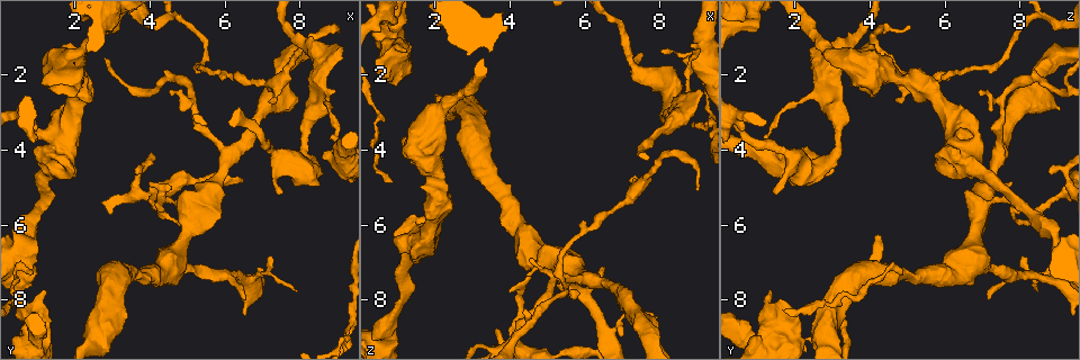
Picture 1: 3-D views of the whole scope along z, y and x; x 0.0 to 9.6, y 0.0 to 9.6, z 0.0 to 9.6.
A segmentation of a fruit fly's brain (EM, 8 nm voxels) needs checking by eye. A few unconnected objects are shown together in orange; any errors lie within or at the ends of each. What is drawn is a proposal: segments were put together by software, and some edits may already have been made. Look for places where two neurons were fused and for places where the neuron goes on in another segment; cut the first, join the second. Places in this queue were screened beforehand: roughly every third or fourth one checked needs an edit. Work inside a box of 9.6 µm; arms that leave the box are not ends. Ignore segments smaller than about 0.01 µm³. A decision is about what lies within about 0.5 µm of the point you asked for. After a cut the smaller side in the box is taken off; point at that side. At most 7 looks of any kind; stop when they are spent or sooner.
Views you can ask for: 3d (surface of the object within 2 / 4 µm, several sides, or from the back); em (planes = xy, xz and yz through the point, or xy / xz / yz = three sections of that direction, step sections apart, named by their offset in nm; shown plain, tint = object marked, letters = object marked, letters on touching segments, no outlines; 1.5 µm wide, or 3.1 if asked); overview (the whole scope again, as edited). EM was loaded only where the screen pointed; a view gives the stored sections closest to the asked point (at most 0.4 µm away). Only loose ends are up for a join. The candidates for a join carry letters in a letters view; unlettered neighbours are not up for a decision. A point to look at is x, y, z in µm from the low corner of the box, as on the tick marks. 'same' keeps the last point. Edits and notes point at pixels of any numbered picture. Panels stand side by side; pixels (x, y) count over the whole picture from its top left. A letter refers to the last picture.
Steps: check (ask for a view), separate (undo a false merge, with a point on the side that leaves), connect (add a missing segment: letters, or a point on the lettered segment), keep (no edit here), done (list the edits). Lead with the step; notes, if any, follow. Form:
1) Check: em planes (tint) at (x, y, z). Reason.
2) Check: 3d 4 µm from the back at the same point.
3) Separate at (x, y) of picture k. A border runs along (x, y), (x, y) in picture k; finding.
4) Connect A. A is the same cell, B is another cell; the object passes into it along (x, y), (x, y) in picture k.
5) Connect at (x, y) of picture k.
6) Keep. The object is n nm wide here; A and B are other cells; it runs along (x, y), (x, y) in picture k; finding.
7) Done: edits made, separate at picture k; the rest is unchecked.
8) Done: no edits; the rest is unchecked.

Check: em planes (letters) at (8.65, 2.50, 2.55). A fork.

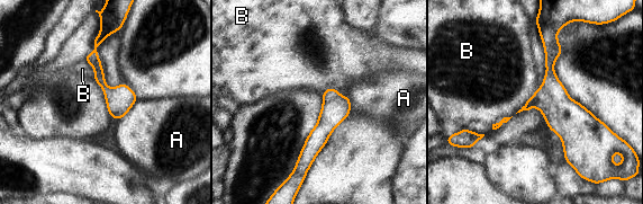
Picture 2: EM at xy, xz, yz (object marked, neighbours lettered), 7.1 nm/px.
Separate at (329, 94) of picture 2. The longest contact is with A, 220 nm; A and B are other cells; a border runs along (338, 95), (324, 103) in picture 2; two neurons meet here.

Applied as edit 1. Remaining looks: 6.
Check: overview.

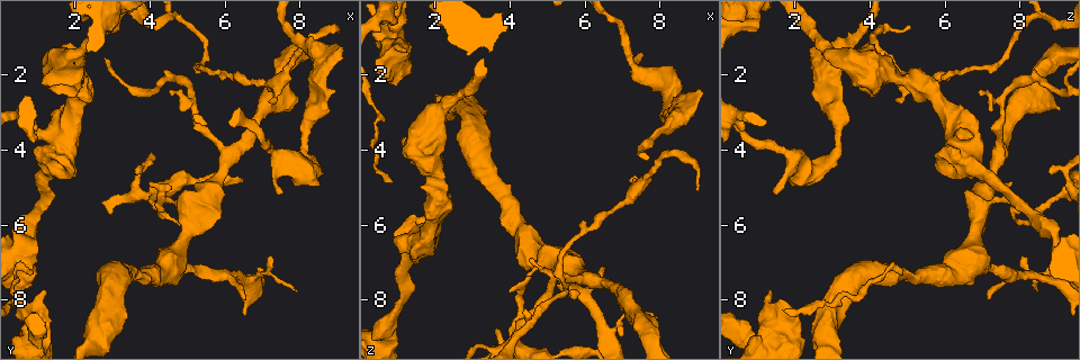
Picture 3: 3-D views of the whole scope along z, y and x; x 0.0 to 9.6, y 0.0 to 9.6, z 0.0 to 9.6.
Check: em yz step 4 (tint) at (7.50, 5.10, 1.40). An open end.

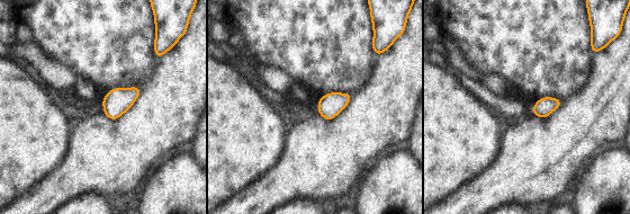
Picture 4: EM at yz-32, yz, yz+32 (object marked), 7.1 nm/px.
Check: em planes (letters) at the same point. Another direction.

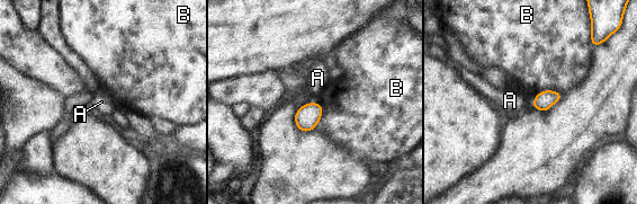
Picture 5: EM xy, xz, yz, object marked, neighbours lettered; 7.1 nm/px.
Keep. A and B are other cells; a border runs along (563, 95), (541, 90), (531, 102) in picture 5; no lettered segment goes on from it.

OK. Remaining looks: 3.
Check: 3d 4 µm at (7.35, 2.70, 4.70). Free end.

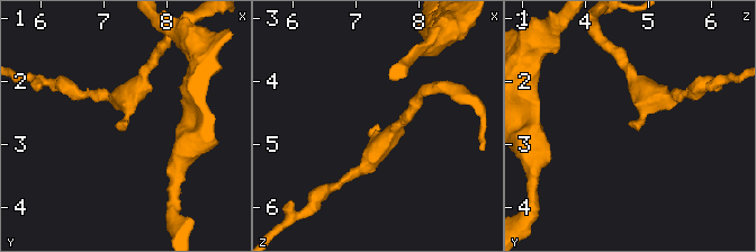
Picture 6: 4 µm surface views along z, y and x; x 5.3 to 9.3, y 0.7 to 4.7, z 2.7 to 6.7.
Check: em planes (plain) at (7.35, 2.65, 4.70). Now the EM.

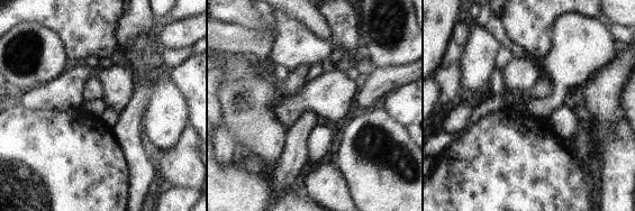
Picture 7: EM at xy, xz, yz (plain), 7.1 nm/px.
Check: em planes (letters) at the same point.

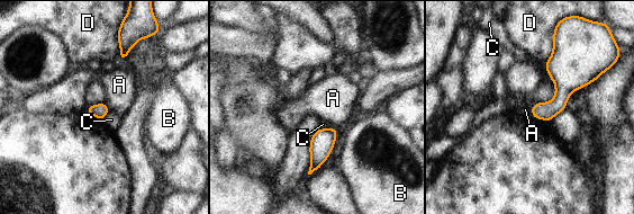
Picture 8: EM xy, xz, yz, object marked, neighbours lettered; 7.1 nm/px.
Keep. A, B, C and D are other cells; none of them fits.

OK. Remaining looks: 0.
Done: edits made, separate at picture 2; the rest is unchecked.

